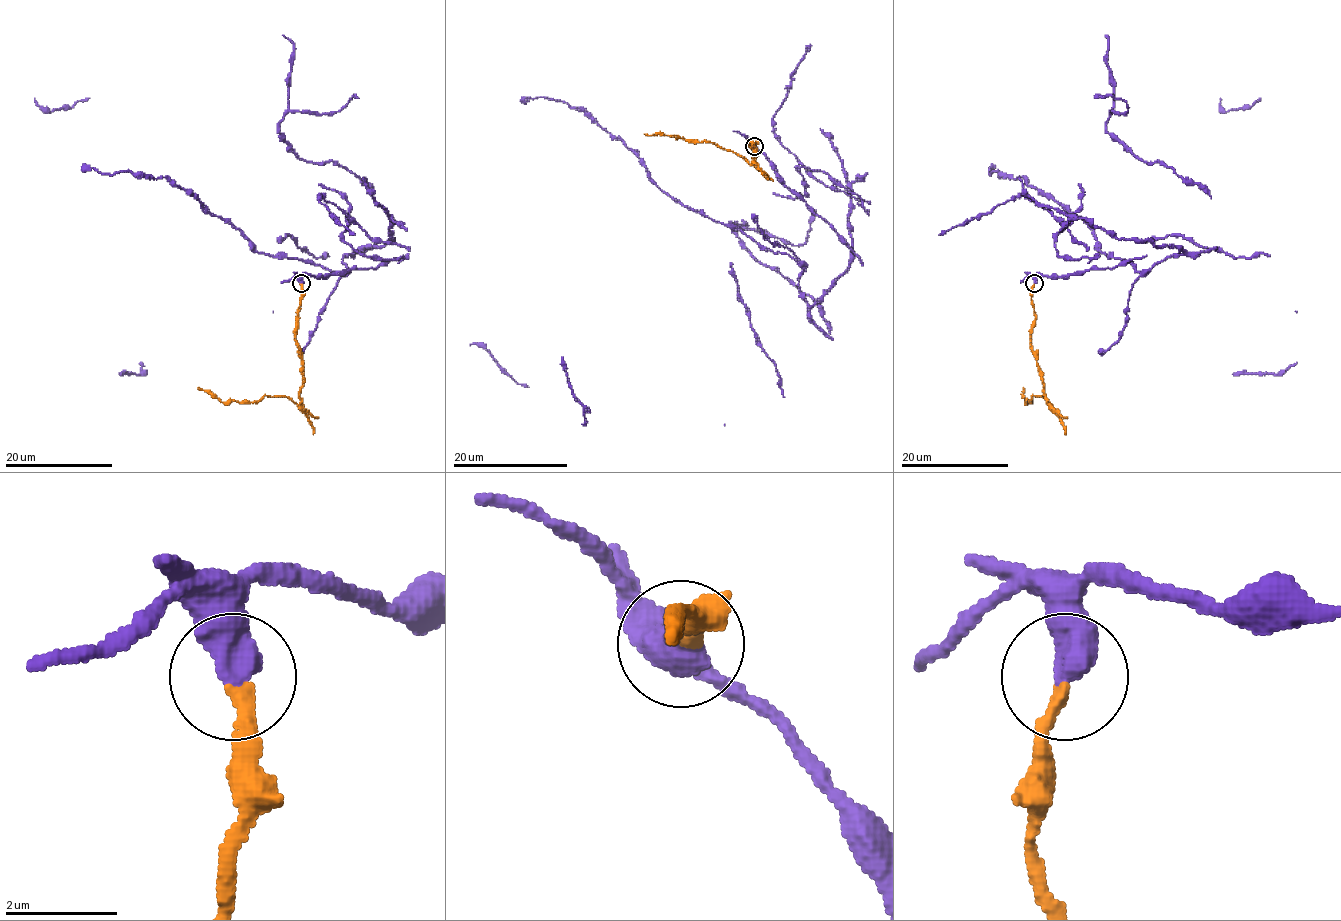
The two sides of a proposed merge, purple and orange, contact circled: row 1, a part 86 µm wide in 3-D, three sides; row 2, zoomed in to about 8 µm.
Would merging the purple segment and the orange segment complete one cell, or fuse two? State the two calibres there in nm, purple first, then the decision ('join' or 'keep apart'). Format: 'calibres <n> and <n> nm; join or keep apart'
calibres 600 and 280 nm; keep apart

